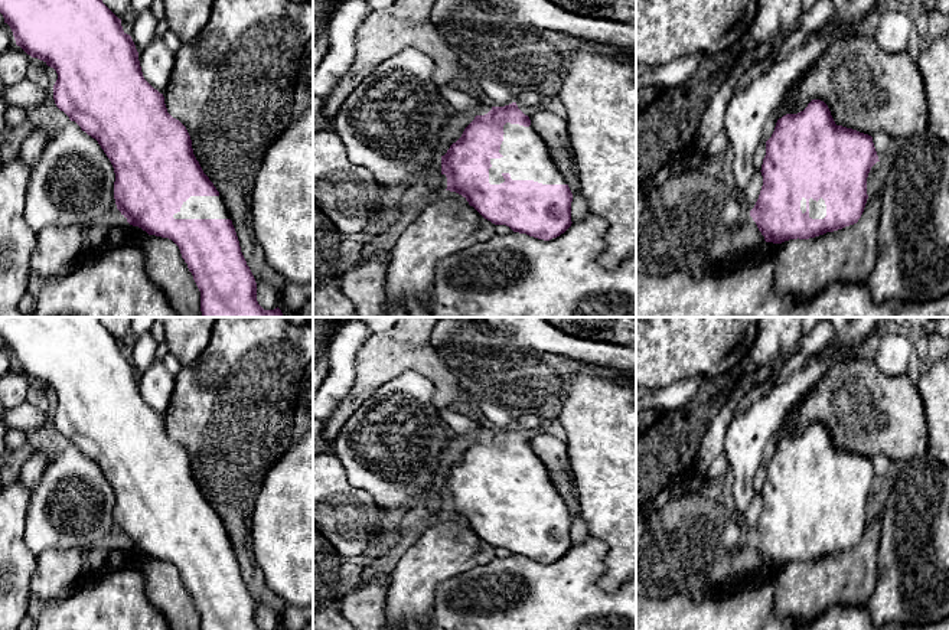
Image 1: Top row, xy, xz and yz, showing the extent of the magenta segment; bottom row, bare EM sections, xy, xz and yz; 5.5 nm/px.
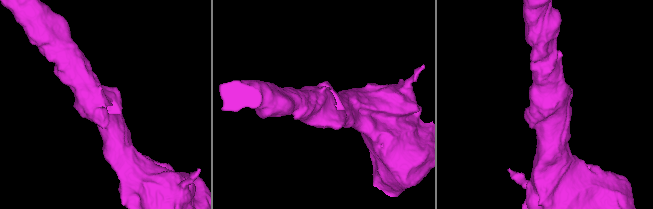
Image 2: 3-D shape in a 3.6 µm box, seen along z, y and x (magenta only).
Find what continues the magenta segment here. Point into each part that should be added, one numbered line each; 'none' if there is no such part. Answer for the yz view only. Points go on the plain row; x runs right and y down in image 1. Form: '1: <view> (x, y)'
1: yz (817, 532)

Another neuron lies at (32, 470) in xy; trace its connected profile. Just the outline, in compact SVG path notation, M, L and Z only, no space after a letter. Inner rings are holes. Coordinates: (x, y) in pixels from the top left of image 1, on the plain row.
M33 453L23 464L19 479L30 492L39 484L49 461L50 458L46 453Z

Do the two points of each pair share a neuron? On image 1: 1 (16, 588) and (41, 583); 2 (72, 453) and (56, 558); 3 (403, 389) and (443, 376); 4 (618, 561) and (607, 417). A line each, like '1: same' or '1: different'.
1: different
2: different
3: different
4: same

